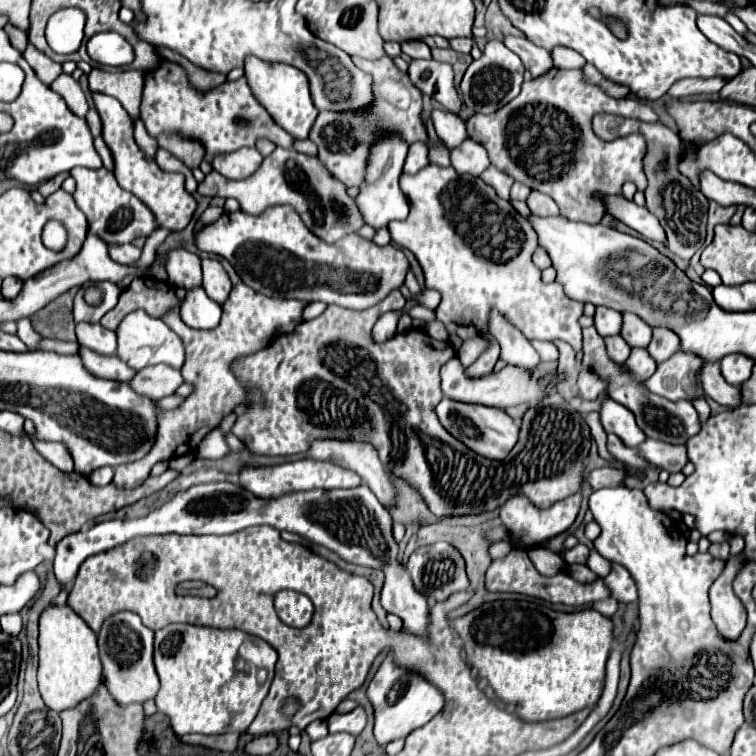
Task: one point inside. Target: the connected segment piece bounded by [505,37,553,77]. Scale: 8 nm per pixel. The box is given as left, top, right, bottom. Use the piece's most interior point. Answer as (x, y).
(536, 60)

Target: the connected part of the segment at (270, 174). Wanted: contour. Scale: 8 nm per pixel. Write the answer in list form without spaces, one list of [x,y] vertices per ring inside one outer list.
[[[277,147],[263,159],[261,167],[253,175],[241,181],[227,181],[217,171],[211,171],[197,185],[197,193],[225,199],[233,197],[241,203],[241,211],[253,215],[265,211],[269,205],[291,205],[301,215],[307,229],[311,229],[327,243],[335,243],[349,233],[357,233],[363,225],[361,213],[357,211],[357,205],[353,205],[353,199],[347,195],[345,185],[337,183],[337,179],[333,179],[333,175],[329,175],[329,171],[325,171],[325,167],[321,167],[315,157],[297,153],[295,149]]]

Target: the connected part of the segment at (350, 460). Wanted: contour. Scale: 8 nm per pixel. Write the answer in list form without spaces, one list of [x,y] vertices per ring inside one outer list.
[[[315,439],[307,457],[319,461],[331,461],[341,467],[355,471],[363,483],[377,495],[377,499],[389,509],[395,499],[395,489],[391,485],[389,473],[377,457],[371,443],[365,441],[339,441],[339,439]]]

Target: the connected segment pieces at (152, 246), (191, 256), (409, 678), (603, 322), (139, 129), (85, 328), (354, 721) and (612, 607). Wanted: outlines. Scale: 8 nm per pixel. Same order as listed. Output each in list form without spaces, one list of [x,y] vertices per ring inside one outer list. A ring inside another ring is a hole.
[[[158,228],[153,231],[146,239],[140,259],[131,266],[142,267],[150,265],[155,259],[158,247],[164,242],[169,234],[170,231],[163,228]]]
[[[169,249],[167,257],[167,273],[169,285],[177,285],[183,289],[201,285],[201,259],[197,253],[187,249]]]
[[[389,657],[381,663],[375,677],[371,679],[371,683],[367,687],[367,697],[369,697],[369,701],[371,701],[373,709],[375,709],[373,735],[375,735],[377,745],[381,745],[381,747],[395,741],[395,739],[403,739],[411,731],[423,727],[445,705],[445,699],[443,699],[441,691],[437,691],[437,687],[433,687],[421,675],[407,673],[407,671],[399,669]]]
[[[597,307],[595,309],[595,329],[607,337],[607,335],[617,335],[621,329],[621,313],[607,309],[607,307]]]
[[[135,119],[135,141],[137,145],[145,151],[145,155],[149,159],[155,159],[155,149],[157,149],[157,141],[151,139],[143,127],[143,121],[141,119]]]
[[[77,323],[75,333],[77,333],[77,341],[83,347],[89,347],[91,351],[101,355],[115,355],[117,337],[113,331],[101,327],[99,323]]]
[[[355,707],[353,711],[345,713],[345,715],[339,715],[339,713],[333,713],[329,717],[329,733],[339,733],[339,731],[345,731],[345,733],[351,733],[351,735],[359,735],[365,727],[365,711],[363,707]]]
[[[609,597],[609,599],[599,599],[599,601],[595,601],[595,603],[593,603],[593,609],[599,611],[601,615],[607,615],[607,617],[609,617],[609,615],[613,615],[613,613],[617,611],[617,605],[619,605],[619,603]]]

